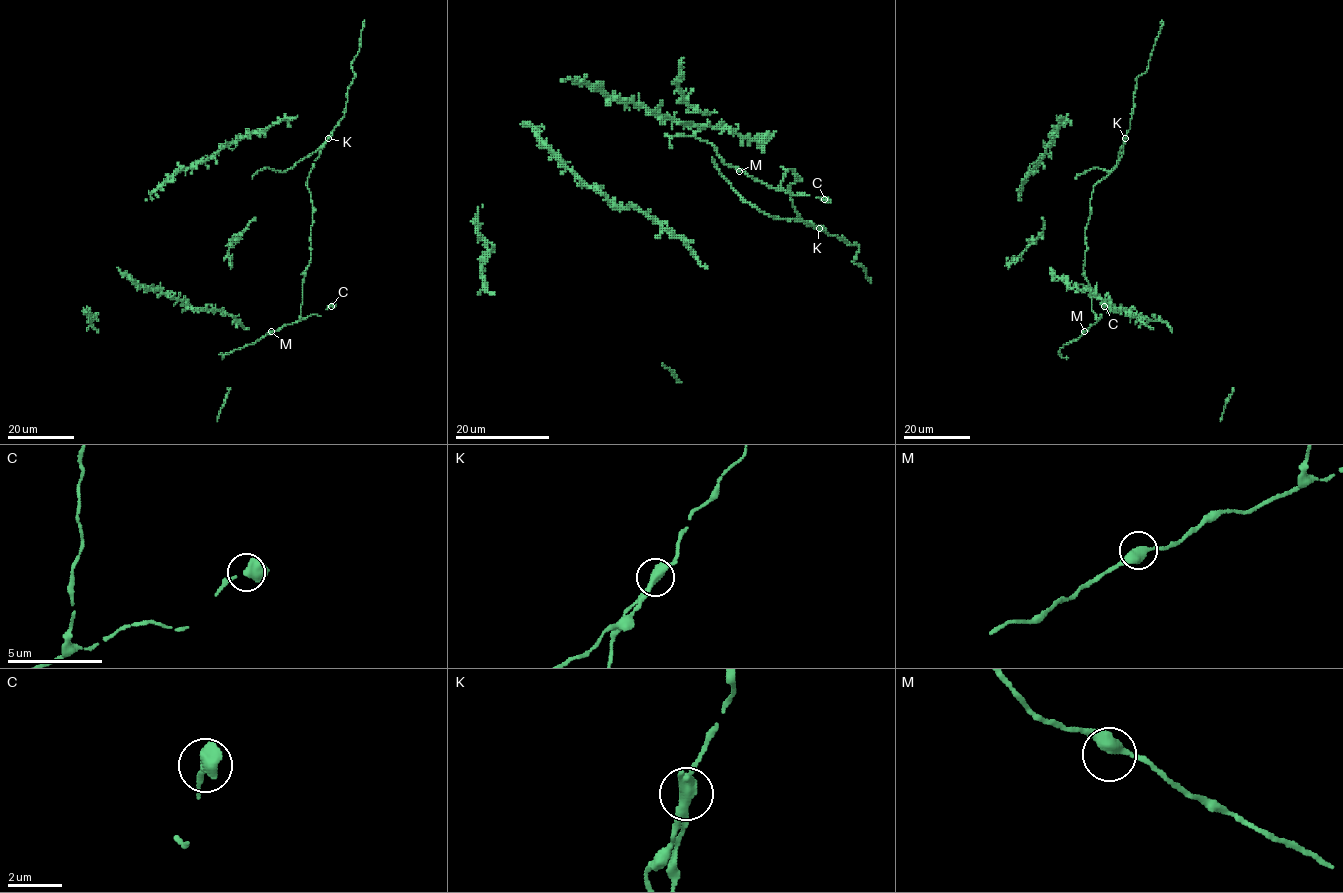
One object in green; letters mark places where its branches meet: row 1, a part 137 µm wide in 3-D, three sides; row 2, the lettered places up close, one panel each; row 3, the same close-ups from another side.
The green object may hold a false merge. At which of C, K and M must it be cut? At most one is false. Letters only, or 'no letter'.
K

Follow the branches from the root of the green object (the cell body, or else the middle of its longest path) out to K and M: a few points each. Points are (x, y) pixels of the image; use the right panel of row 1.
K: (1085, 276), (1084, 233), (1093, 187), (1115, 167), (1122, 155), (1125, 138)
M: (1085, 276), (1090, 289), (1091, 310), (1098, 320), (1084, 331)

